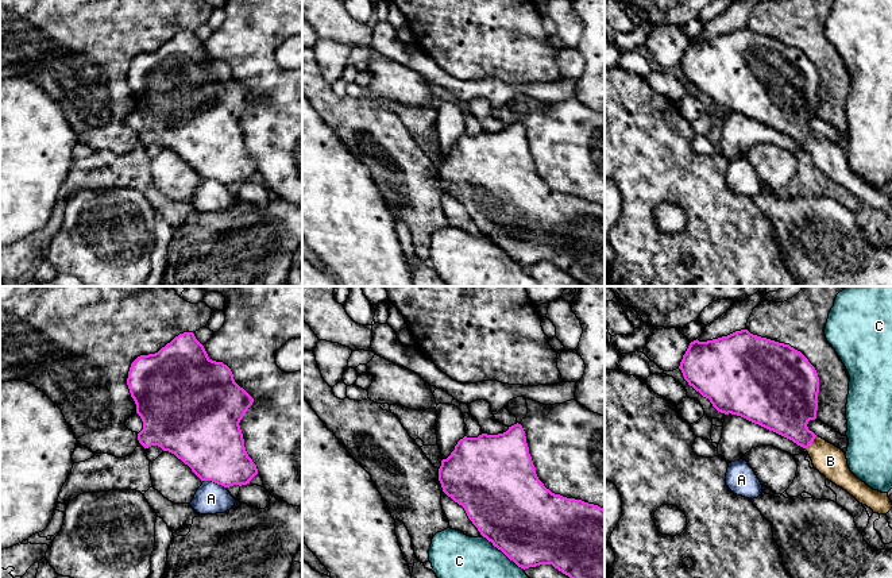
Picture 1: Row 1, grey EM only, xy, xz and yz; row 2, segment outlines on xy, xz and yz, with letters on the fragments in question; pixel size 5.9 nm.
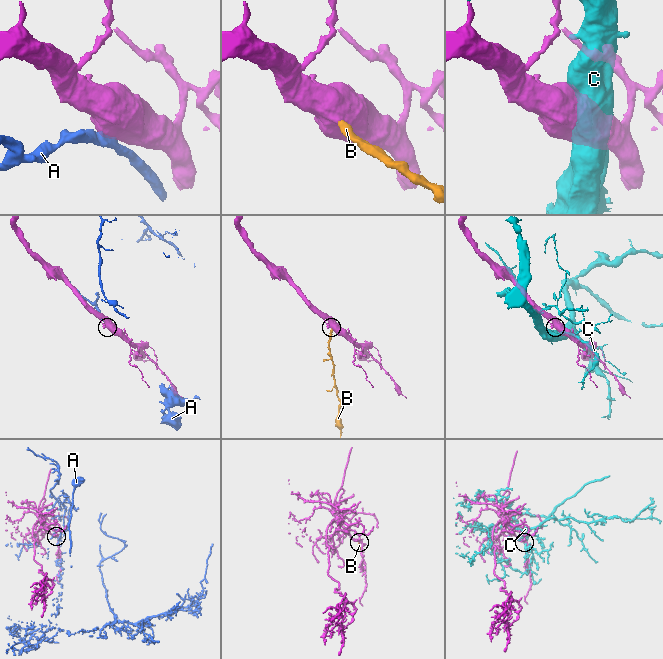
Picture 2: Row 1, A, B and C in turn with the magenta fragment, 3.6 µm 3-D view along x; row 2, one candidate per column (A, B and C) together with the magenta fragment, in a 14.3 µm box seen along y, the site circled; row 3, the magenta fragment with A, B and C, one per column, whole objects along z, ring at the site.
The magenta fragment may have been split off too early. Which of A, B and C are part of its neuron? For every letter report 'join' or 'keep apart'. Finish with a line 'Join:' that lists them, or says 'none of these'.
A: keep apart
B: join
C: keep apart
Join: B

